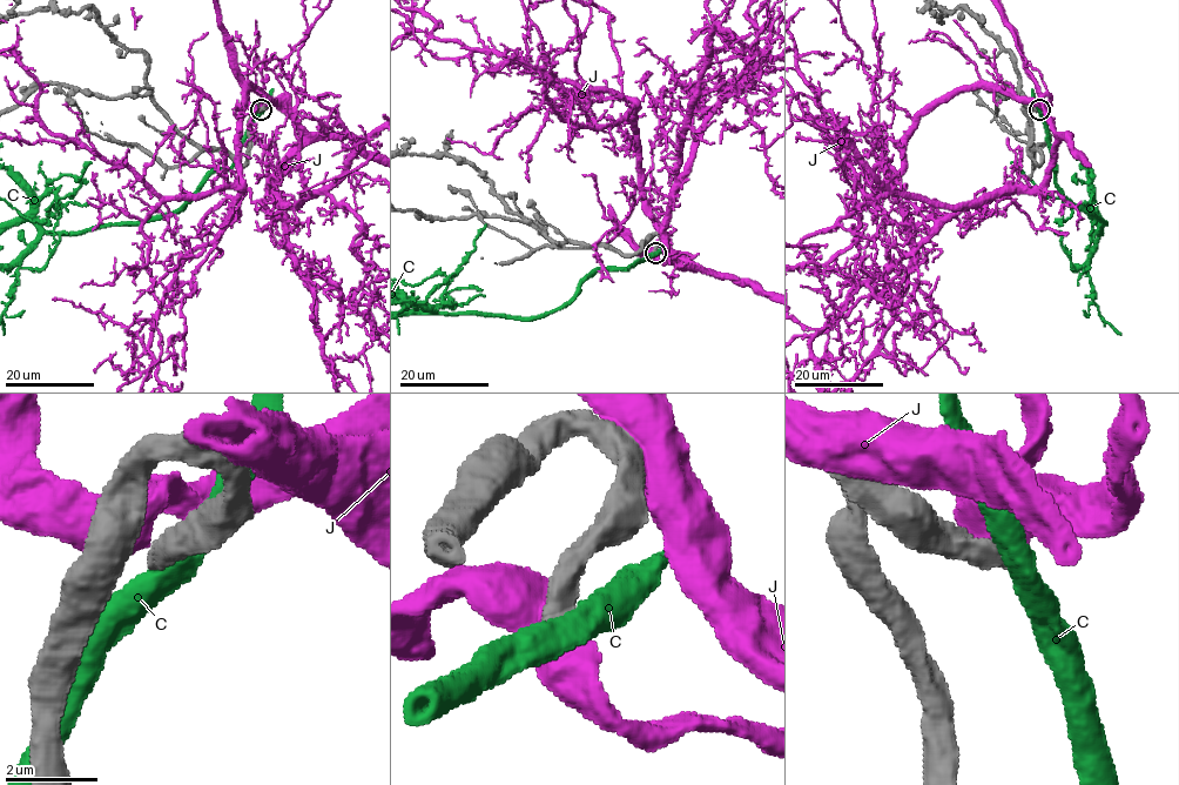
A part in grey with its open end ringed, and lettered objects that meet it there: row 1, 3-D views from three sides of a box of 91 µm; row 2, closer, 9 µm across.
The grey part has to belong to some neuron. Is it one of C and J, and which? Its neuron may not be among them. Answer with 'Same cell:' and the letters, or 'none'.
Same cell: none

